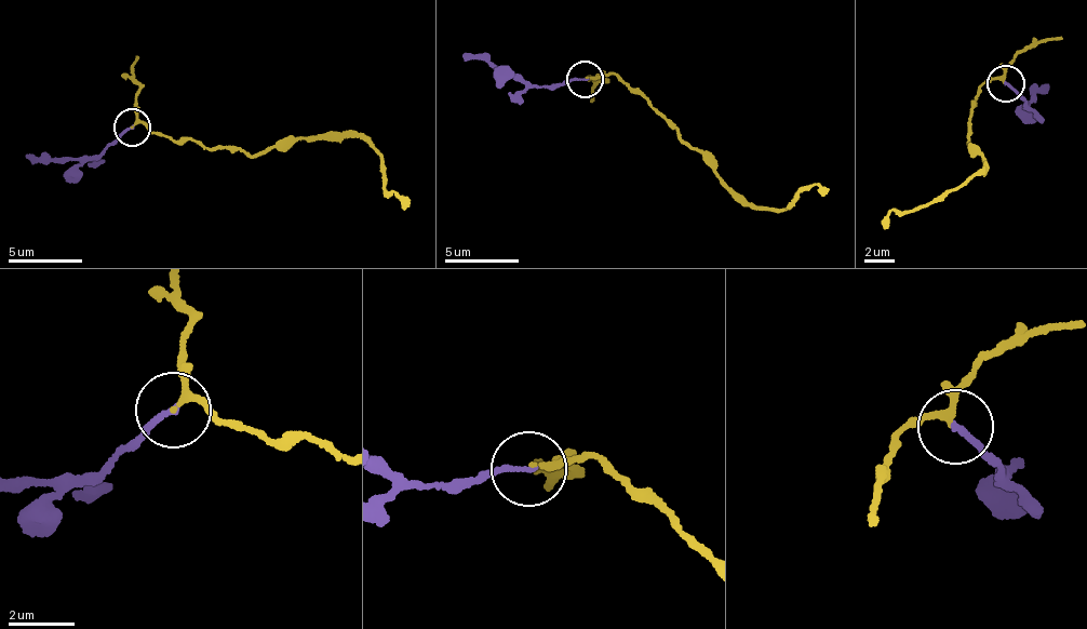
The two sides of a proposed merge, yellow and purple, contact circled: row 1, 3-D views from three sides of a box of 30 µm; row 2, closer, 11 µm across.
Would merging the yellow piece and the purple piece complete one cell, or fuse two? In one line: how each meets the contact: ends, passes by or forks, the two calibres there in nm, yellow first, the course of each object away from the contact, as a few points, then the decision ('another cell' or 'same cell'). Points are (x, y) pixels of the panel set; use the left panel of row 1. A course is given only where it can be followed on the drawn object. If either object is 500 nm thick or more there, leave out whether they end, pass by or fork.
yellow passes by; purple ends there; 150 nm thick on the yellow side, 150 nm on the other; yellow runs (131, 126), (137, 123), (164, 135), (265, 155), (281, 142), (352, 136), (377, 149), (386, 190), (405, 211); purple runs (131, 126), (94, 156), (25, 157); same cell

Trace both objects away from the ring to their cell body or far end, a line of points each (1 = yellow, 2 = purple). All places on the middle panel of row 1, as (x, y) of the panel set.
1: (585, 78), (598, 74), (625, 79), (666, 116), (734, 195), (757, 209), (783, 211), (815, 184), (819, 192)
2: (585, 78), (539, 85), (464, 52)

